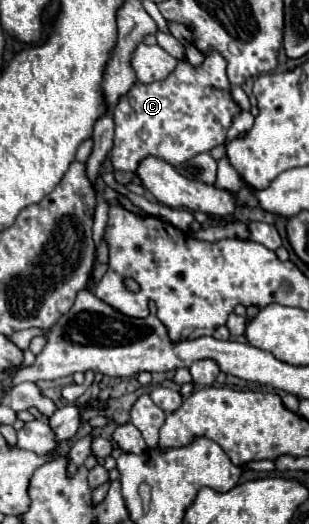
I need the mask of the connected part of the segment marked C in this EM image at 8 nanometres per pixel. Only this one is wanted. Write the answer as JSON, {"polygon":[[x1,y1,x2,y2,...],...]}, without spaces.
{"polygon":[[207,51,201,67,191,67,179,61,177,69,163,81,149,85,133,85,115,107,115,139,109,153,115,171,135,173,139,163,153,155,177,167,199,153,207,153,225,143,231,119,241,109,229,97,229,79,225,75,227,63,219,53]]}

